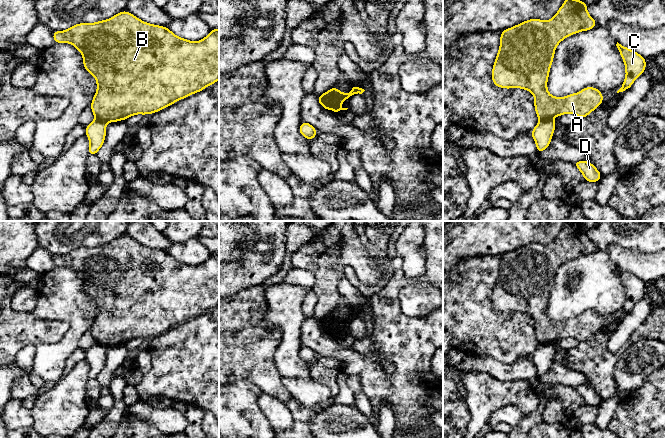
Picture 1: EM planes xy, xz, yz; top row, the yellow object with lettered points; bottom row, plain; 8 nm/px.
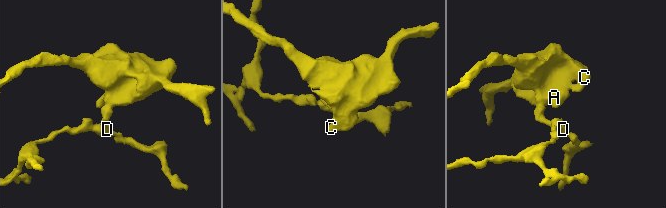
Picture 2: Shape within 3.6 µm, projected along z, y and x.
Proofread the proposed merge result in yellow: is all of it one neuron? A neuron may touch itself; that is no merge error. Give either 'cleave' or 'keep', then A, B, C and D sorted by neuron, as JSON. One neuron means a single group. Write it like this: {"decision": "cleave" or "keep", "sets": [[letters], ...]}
{"decision": "cleave", "sets": [["A", "B", "C"], ["D"]]}

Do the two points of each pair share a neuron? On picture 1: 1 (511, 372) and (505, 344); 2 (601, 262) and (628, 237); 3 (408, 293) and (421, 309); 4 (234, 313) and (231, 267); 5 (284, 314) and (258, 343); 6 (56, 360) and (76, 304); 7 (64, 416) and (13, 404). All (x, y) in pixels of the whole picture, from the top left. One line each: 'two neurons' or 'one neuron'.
1: two neurons
2: one neuron
3: one neuron
4: two neurons
5: two neurons
6: one neuron
7: two neurons

